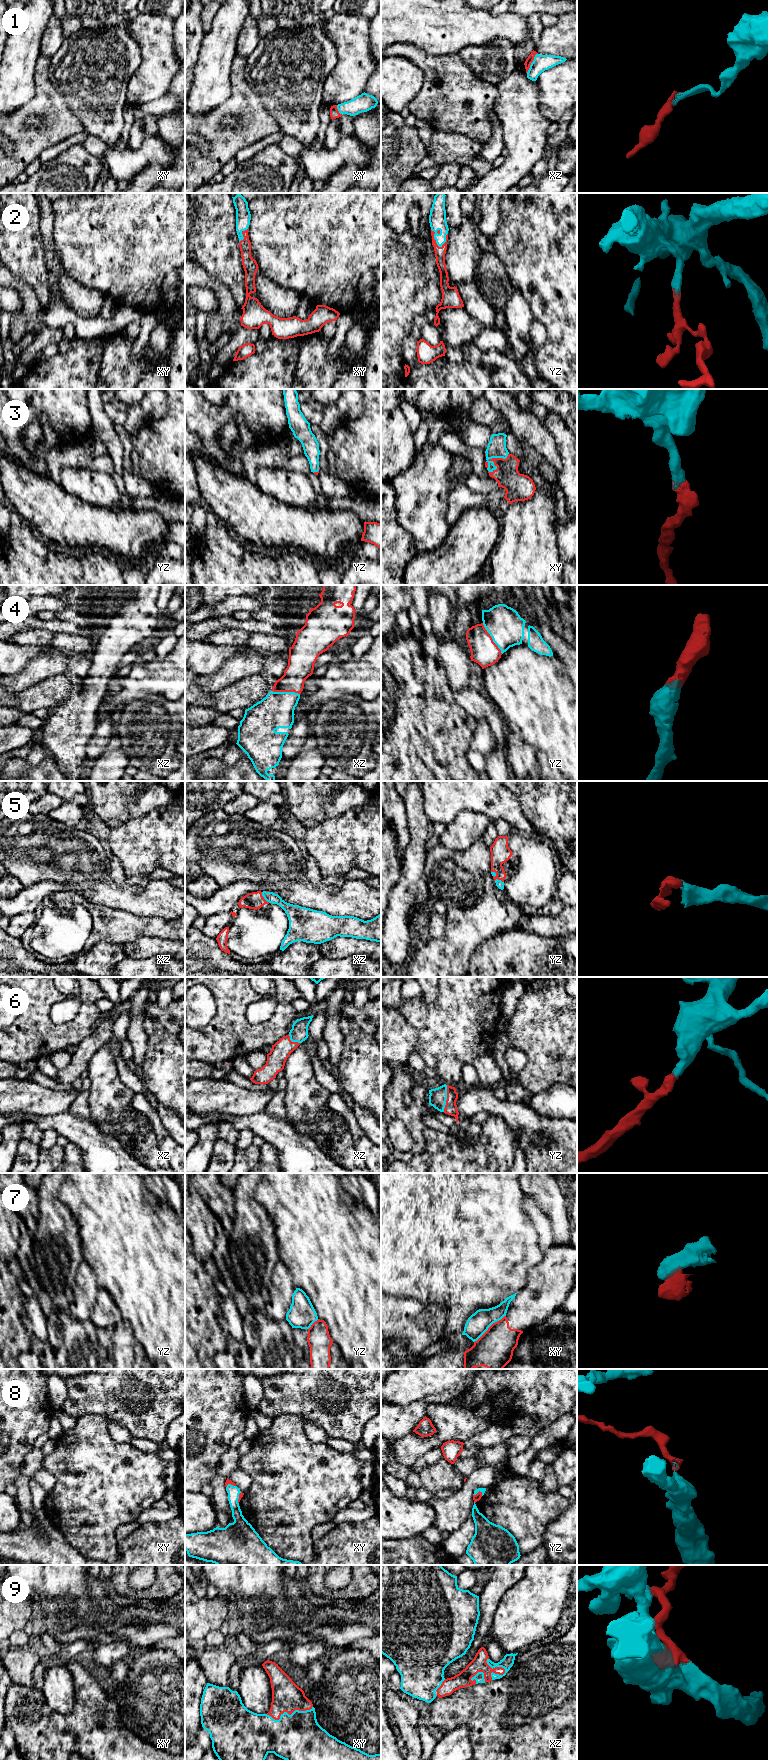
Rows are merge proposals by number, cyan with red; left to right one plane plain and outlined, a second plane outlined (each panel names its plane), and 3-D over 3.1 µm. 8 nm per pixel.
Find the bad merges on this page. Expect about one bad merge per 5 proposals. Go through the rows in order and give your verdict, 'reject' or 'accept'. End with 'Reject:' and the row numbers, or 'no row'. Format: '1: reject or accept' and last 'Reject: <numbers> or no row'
1: accept
2: accept
3: accept
4: accept
5: accept
6: accept
7: reject
8: accept
9: accept
Reject: 7

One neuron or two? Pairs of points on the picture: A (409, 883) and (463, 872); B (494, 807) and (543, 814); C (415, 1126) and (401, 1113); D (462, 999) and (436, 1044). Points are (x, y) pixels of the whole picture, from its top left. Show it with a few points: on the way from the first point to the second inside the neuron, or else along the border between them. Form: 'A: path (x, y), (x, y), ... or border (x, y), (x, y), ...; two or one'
A: border (427, 855), (424, 875), (430, 902); two
B: border (510, 791), (517, 797), (519, 807), (534, 829); two
C: path (412, 1123), (404, 1115); one
D: path (462, 1010), (462, 1018), (447, 1033); one

